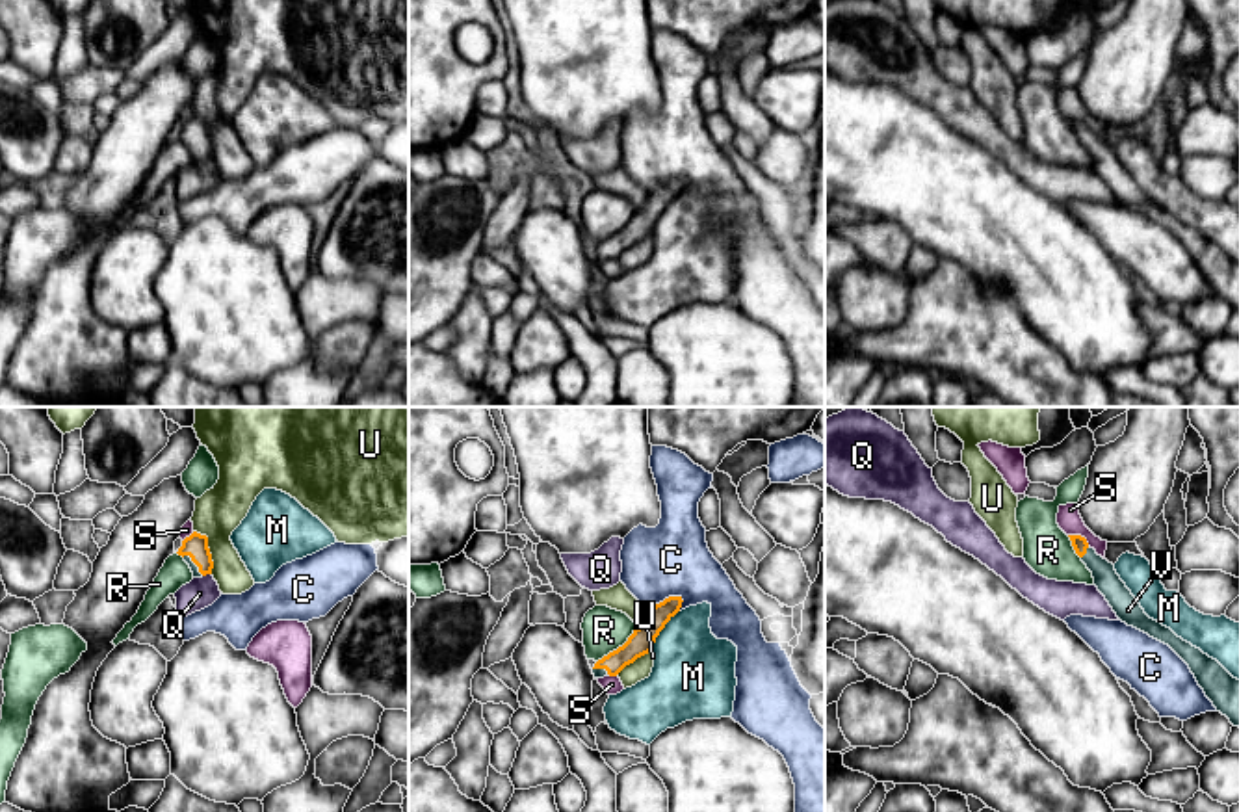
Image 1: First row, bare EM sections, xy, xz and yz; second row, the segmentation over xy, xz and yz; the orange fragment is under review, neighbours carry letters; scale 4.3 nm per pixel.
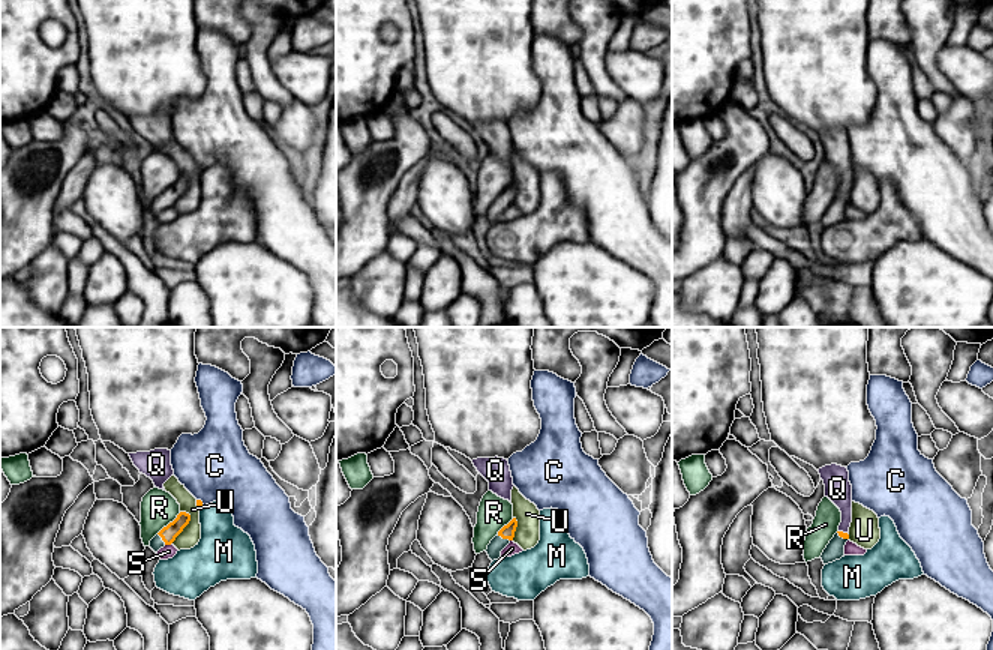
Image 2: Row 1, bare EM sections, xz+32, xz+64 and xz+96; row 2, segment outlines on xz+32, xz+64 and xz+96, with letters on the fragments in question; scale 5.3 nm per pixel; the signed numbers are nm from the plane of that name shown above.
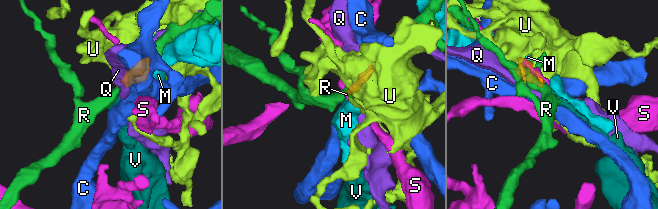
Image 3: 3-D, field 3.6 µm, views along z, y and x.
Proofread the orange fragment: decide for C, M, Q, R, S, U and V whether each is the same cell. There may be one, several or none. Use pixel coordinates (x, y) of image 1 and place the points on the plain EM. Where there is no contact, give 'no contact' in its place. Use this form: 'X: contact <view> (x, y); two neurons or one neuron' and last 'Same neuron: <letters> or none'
C: contact xz (665, 183); two neurons
M: contact xz (662, 212); two neurons
Q: contact xy (207, 157); two neurons
R: contact xz (619, 231); two neurons
S: contact yz (1080, 119); two neurons
U: contact xy (208, 132); two neurons
V: contact yz (1085, 136); one neuron
Same neuron: V

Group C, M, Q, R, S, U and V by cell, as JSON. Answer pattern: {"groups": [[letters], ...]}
{"groups": [["C"], ["M"], ["Q"], ["R"], ["S"], ["U"], ["V"]]}

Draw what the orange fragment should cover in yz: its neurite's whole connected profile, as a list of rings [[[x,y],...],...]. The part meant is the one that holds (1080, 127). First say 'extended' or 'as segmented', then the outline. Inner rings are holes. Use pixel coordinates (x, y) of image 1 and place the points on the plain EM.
extended; [[[1068,119],[1076,138],[1092,156],[1094,169],[1105,180],[1116,201],[1150,221],[1168,229],[1191,253],[1206,281],[1217,295],[1239,310],[1239,264],[1233,262],[1217,243],[1178,221],[1170,212],[1150,203],[1131,175],[1120,164],[1115,149],[1096,138],[1081,119]]]

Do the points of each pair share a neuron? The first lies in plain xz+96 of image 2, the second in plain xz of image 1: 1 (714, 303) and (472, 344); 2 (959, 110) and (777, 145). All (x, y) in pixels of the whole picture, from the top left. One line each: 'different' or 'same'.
1: same
2: same

